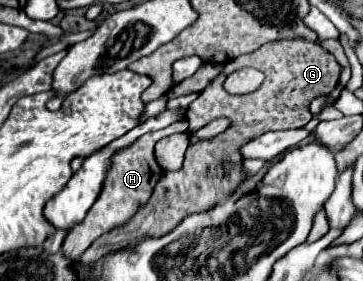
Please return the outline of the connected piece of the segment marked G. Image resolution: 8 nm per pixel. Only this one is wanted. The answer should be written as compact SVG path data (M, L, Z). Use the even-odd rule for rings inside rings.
M283 39L273 41L249 55L241 55L229 63L225 63L223 71L199 93L199 97L189 105L187 111L187 123L189 133L199 131L213 119L225 117L231 121L231 125L219 133L213 139L199 139L197 143L189 145L185 153L185 163L179 171L165 173L163 179L155 185L155 191L151 199L121 227L115 227L113 231L101 235L81 257L79 261L97 261L97 257L103 257L107 251L121 249L125 245L137 245L141 237L161 237L175 229L175 225L187 217L189 213L205 211L213 205L223 203L243 181L245 173L241 171L241 155L237 153L237 145L241 141L249 141L253 137L259 137L267 131L279 131L279 129L297 129L305 127L313 115L309 111L309 103L319 97L327 95L339 81L341 65L335 61L335 57L325 51L321 45L303 41L303 39ZM243 67L255 67L265 73L263 85L245 95L229 95L223 89L223 81L229 73L243 69ZM221 161L229 161L227 165L221 165Z

